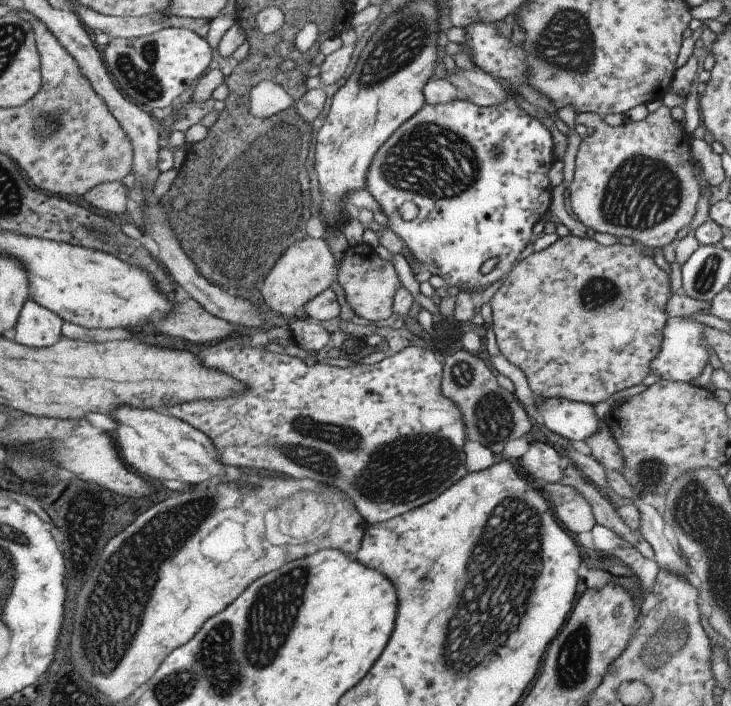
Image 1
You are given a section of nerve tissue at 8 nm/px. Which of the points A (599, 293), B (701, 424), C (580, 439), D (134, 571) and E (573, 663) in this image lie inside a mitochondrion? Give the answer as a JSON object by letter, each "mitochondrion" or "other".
{"A":"mitochondrion","B":"other","C":"other","D":"mitochondrion","E":"mitochondrion"}

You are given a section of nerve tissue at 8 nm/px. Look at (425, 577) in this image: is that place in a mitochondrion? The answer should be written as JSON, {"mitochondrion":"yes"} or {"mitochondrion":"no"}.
{"mitochondrion":"yes"}

